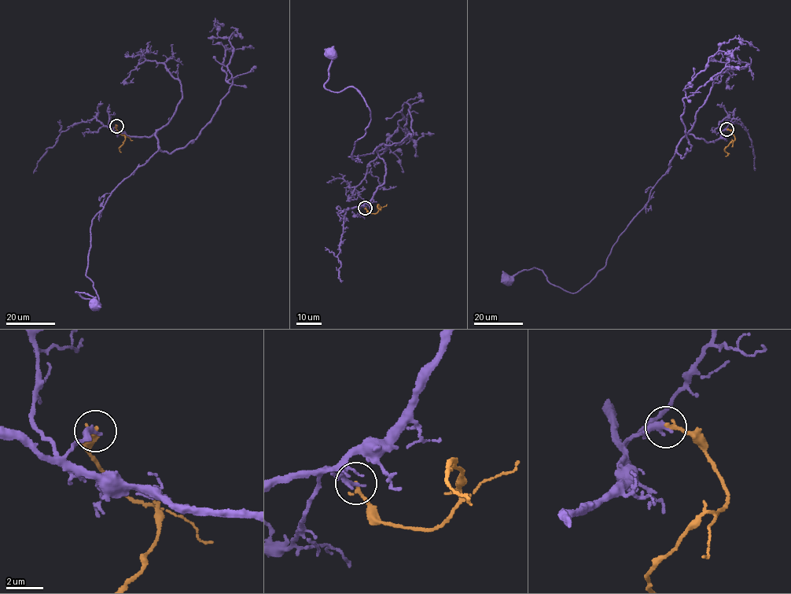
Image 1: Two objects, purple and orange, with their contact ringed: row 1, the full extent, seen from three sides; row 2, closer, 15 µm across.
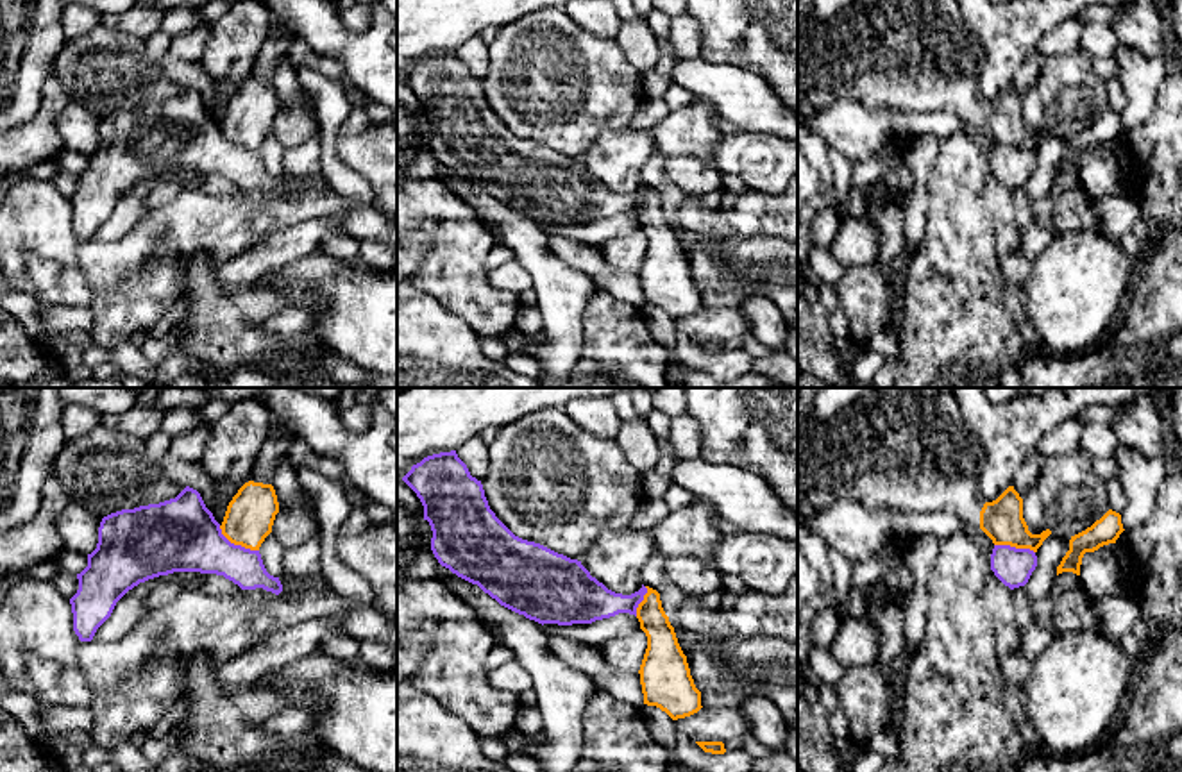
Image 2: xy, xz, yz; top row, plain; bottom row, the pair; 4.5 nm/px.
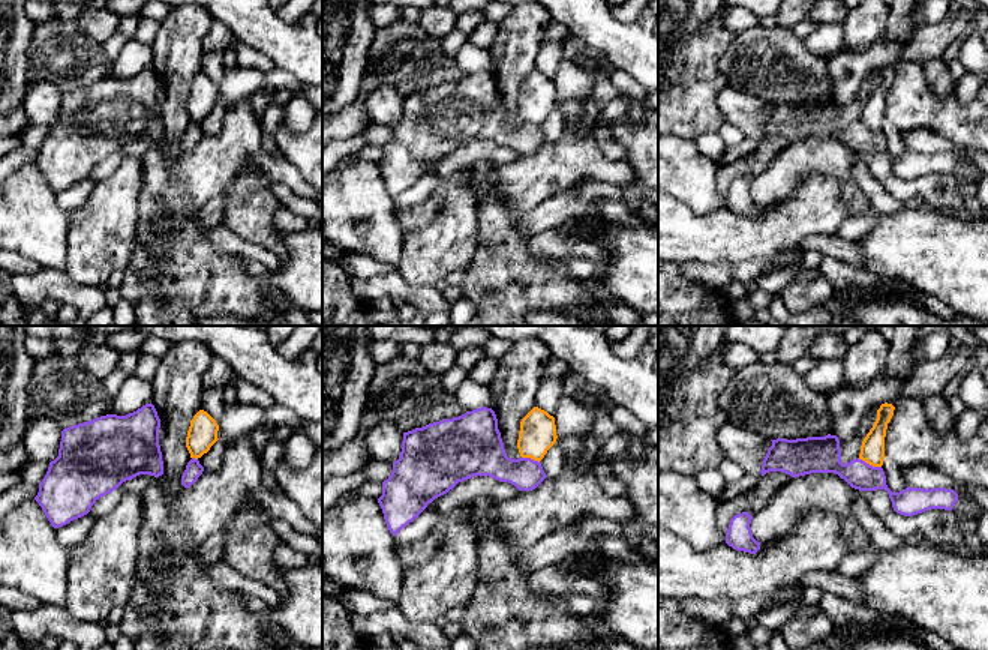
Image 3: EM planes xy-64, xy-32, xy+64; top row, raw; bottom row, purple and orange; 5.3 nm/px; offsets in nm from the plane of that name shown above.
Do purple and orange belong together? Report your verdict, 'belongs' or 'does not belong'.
does not belong

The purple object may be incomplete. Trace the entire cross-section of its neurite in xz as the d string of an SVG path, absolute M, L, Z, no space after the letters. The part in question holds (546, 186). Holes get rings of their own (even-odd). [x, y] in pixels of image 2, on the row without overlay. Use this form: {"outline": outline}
{"outline": "M456 50L424 57L402 80L417 93L429 122L431 150L438 163L458 177L477 184L501 206L538 223L592 223L619 213L637 216L647 188L631 195L608 189L578 159L515 136L490 109L481 80L470 75Z"}

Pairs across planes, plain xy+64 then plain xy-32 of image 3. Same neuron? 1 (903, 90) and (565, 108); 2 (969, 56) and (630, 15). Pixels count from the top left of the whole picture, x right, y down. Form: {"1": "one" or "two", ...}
{"1": "one", "2": "two"}

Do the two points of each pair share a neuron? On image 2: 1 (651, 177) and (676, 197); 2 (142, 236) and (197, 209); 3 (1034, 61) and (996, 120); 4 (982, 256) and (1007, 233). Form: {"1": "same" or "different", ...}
{"1": "same", "2": "same", "3": "different", "4": "different"}

